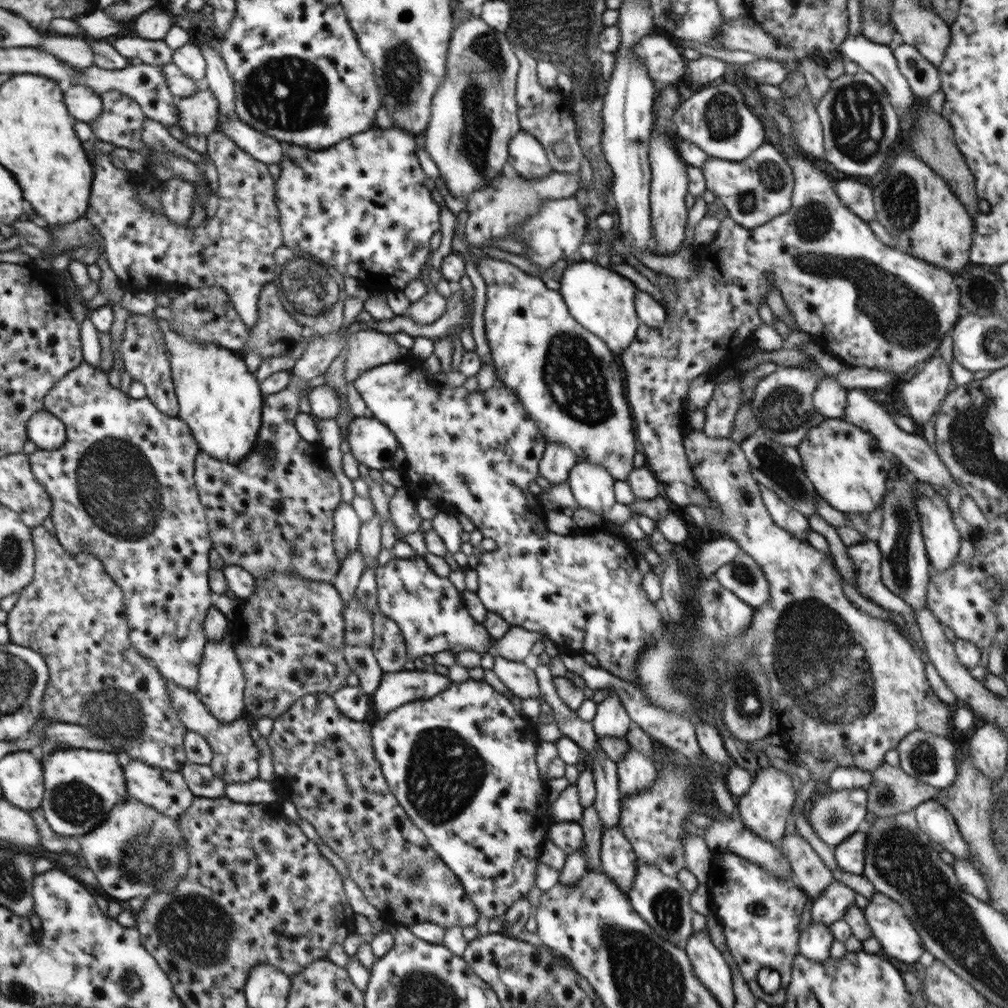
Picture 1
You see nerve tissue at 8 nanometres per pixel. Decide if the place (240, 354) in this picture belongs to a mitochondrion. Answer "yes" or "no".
no

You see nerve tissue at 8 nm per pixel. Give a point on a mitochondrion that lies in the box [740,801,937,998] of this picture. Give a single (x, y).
(832, 814)

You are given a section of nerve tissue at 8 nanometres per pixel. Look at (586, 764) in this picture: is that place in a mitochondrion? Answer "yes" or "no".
no

